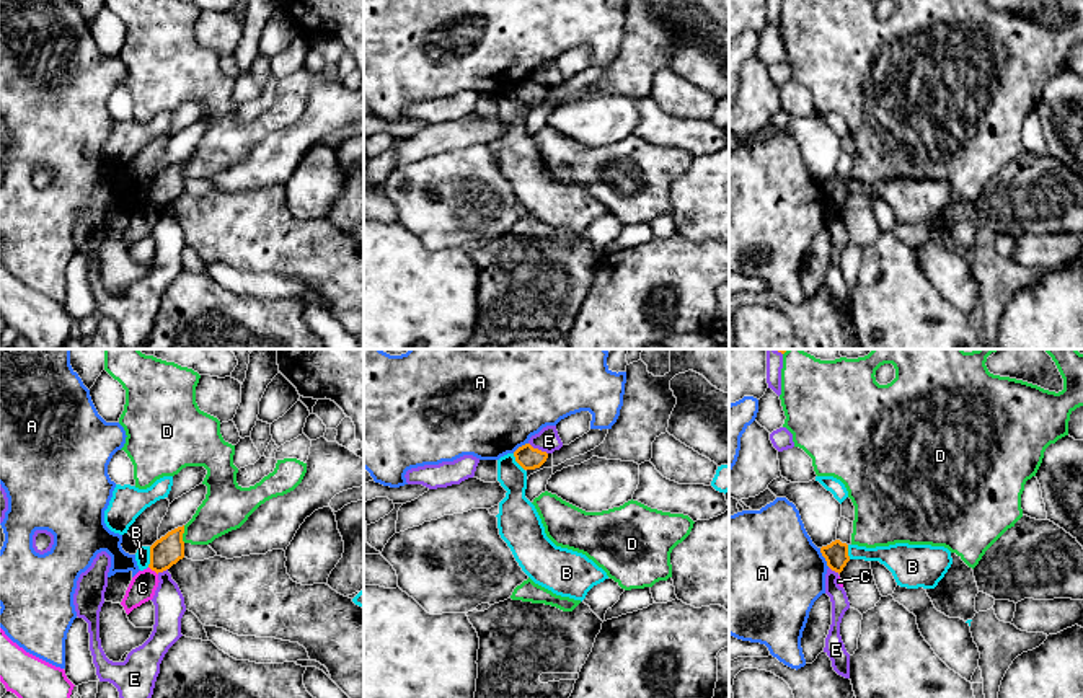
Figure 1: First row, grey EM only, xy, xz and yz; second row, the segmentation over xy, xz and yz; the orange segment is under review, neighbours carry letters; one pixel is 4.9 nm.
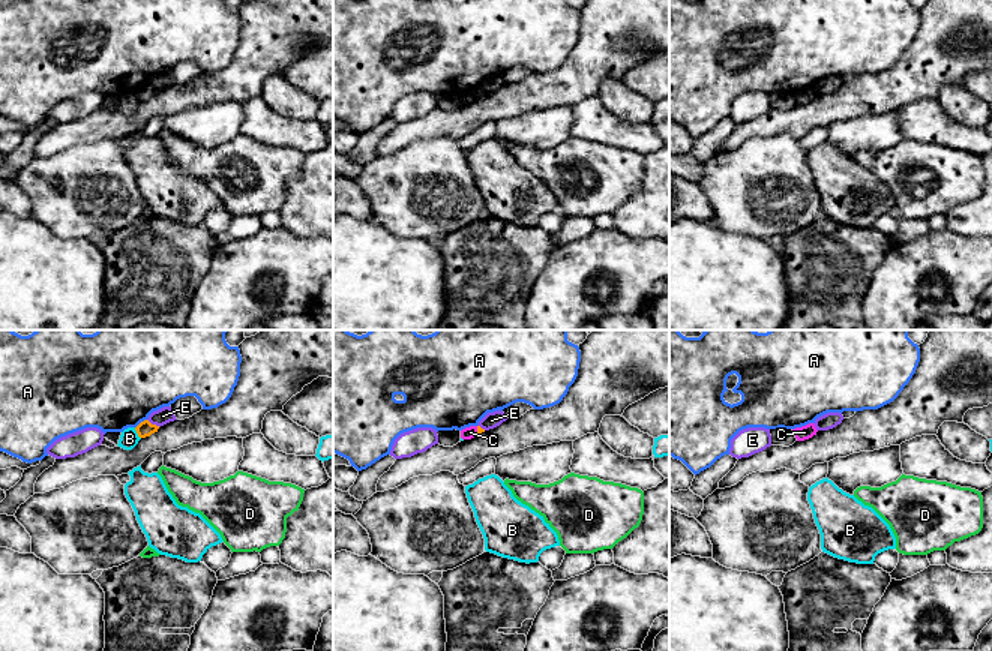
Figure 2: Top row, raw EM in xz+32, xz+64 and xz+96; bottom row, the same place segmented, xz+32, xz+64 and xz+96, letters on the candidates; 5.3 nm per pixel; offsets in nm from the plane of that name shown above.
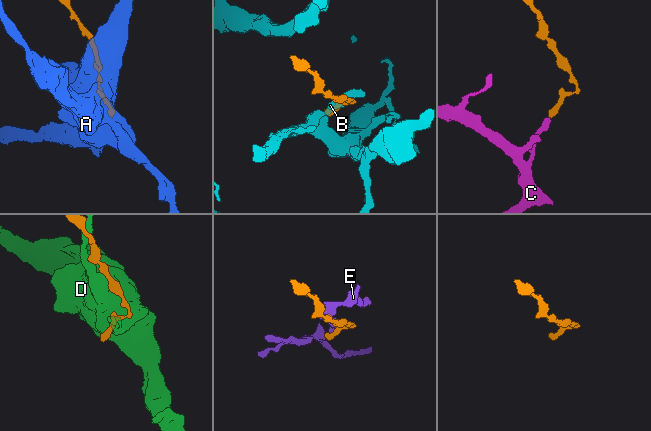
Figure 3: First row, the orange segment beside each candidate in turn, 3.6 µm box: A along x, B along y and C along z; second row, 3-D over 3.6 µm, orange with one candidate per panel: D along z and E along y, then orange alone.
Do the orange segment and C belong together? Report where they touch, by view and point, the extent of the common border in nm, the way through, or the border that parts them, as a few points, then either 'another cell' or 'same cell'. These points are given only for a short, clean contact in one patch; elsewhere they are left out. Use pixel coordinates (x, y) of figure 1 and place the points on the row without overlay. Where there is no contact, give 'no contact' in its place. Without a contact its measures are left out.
contact xy (154, 204); length 60 nm; border xy (149, 201), (157, 209); another cell

